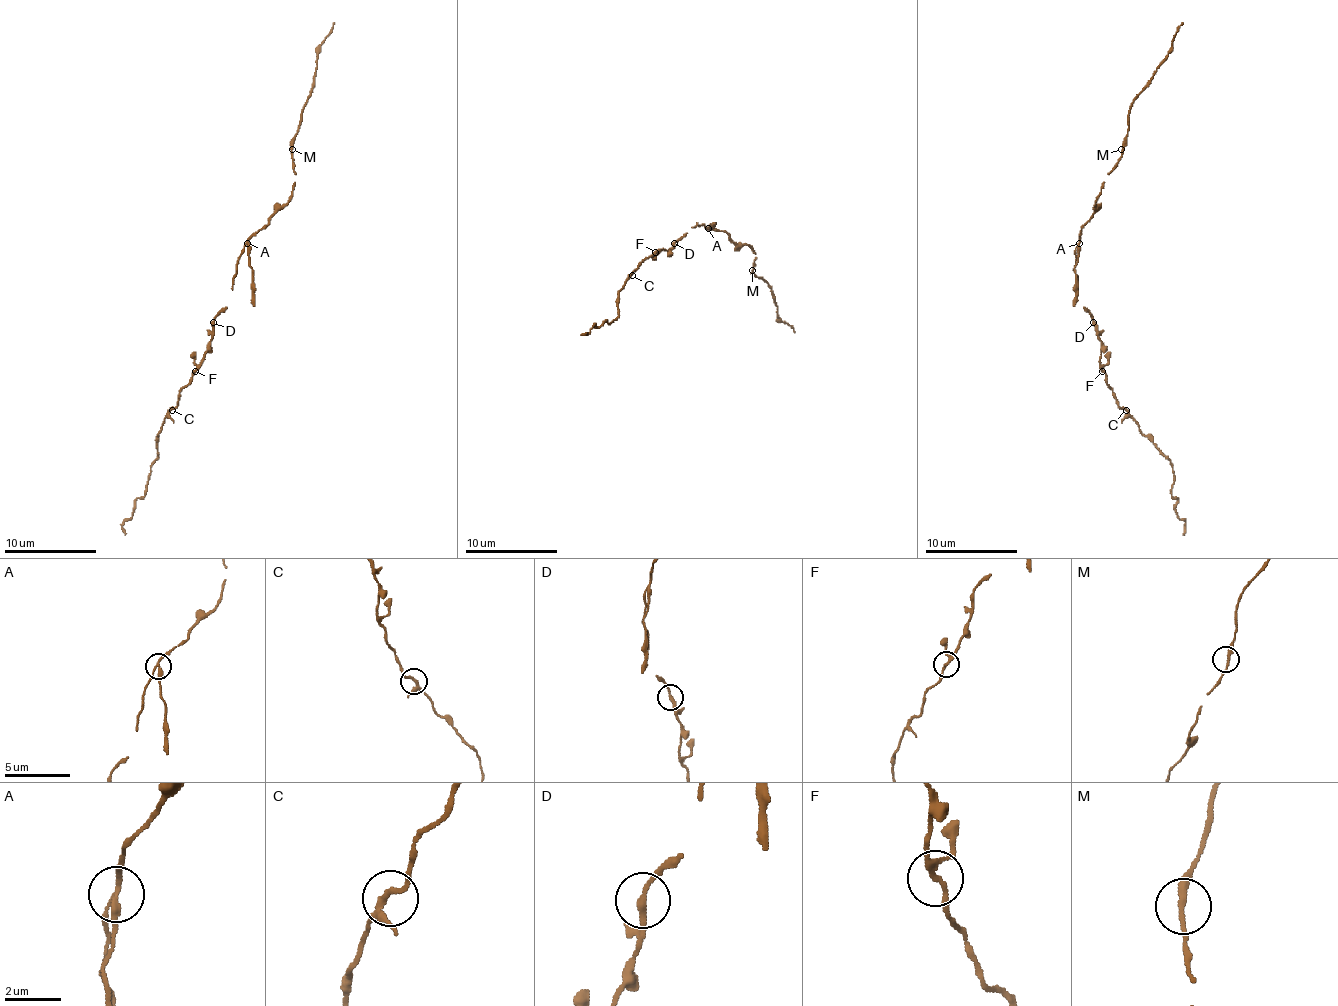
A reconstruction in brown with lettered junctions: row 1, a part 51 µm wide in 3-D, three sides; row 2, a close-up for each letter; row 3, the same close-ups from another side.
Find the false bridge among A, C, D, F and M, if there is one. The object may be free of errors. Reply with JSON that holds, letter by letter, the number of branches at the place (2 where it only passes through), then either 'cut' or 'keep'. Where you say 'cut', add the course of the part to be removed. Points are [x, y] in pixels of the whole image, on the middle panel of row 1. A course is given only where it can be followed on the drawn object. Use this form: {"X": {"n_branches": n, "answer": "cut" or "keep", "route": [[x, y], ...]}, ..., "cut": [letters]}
{"A": {"n_branches": 3, "answer": "cut"}, "C": {"n_branches": 3, "answer": "keep"}, "D": {"n_branches": 2, "answer": "keep"}, "F": {"n_branches": 3, "answer": "keep"}, "M": {"n_branches": 2, "answer": "keep"}, "cut": ["A"]}

